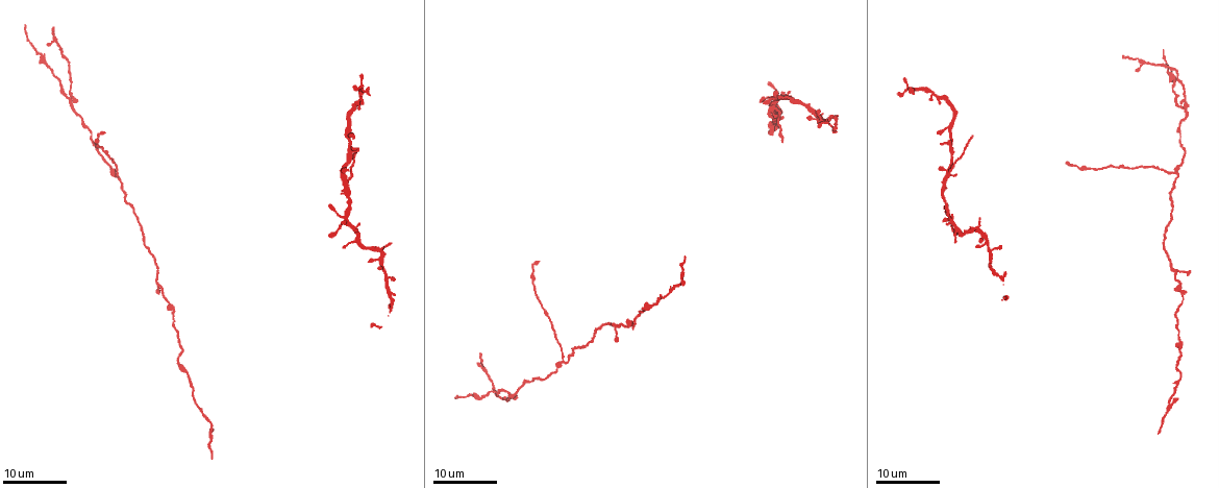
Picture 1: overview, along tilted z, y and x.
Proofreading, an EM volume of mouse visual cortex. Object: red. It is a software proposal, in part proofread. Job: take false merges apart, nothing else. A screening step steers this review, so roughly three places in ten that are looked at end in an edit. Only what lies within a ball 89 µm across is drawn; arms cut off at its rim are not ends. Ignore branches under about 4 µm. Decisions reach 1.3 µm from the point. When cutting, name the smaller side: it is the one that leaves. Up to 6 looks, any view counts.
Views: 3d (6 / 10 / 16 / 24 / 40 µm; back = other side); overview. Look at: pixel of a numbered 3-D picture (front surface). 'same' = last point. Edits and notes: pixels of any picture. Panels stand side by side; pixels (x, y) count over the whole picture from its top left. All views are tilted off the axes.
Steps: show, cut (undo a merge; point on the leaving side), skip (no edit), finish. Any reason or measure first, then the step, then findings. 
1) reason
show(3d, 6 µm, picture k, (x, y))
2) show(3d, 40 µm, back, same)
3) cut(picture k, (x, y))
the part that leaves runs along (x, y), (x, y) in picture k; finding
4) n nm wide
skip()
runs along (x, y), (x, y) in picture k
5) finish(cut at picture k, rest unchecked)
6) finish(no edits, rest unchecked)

thin arm on a thick one
show(3d, 16 µm, picture 1, (507, 392))

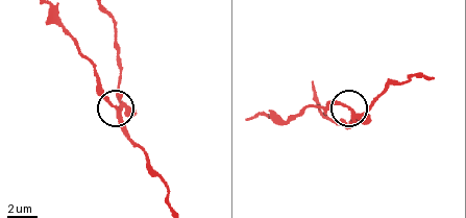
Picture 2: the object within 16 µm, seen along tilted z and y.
show(3d, 10 µm, picture 2, (115, 108))

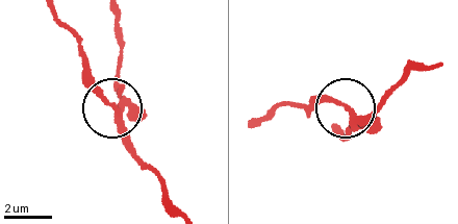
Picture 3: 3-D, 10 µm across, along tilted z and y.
3 arms
skip()
runs along (164, 203), (160, 175), (135, 152), (120, 116), (82, 63) in picture 3; one cell here

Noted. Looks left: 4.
sudden change in width
show(3d, 16 µm, picture 1, (471, 395))

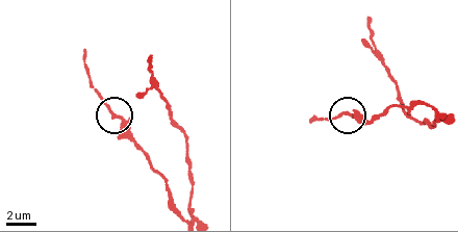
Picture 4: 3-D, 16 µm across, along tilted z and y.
show(3d, 6 µm, picture 4, (115, 114))

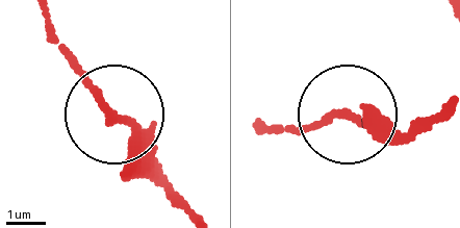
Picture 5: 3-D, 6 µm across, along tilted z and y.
230 nm wide
skip()
runs along (446, 114), (394, 137), (340, 116), (307, 129), (278, 126) in picture 5; all the same cell

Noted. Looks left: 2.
three arms meet
show(3d, 16 µm, picture 1, (1170, 398))

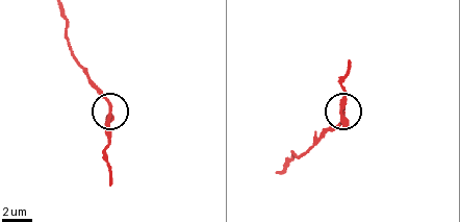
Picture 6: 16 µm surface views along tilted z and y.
show(3d, 6 µm, picture 6, (108, 111))

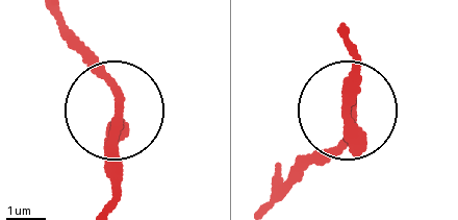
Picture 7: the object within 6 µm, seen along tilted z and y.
3 arms
skip()
runs along (119, 112), (113, 88), (74, 42) in picture 7; continuous, no second cell

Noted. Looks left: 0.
finish(no edits, rest unchecked)

